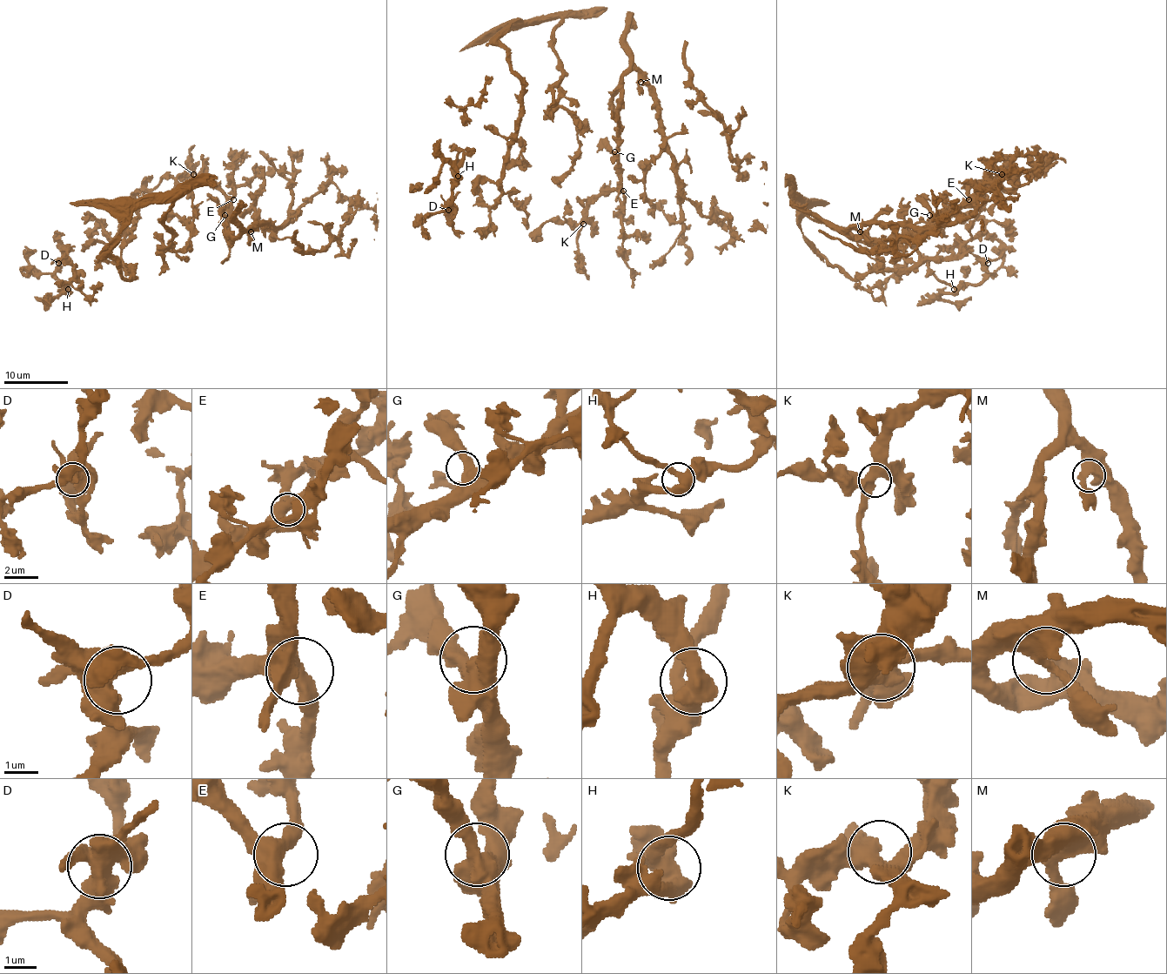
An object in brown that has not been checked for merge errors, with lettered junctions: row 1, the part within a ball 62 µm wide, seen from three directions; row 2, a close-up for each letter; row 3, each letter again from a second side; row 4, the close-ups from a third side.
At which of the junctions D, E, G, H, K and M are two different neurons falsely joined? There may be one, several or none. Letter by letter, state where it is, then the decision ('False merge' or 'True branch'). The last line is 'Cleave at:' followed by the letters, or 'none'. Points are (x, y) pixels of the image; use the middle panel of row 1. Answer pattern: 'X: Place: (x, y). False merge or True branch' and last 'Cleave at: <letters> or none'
D: Place: (448, 210). True branch
E: Place: (623, 191). True branch
G: Place: (614, 151). True branch
H: Place: (458, 176). True branch
K: Place: (583, 224). True branch
M: Place: (640, 82). True branch
Cleave at: none

